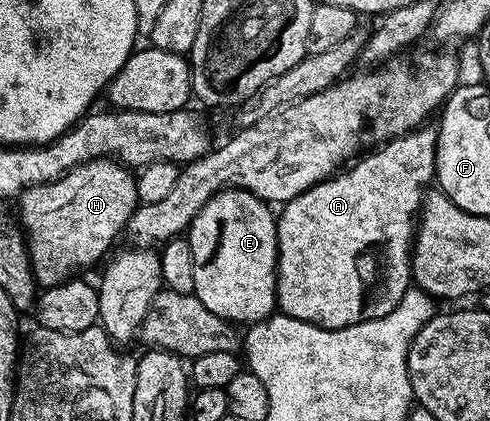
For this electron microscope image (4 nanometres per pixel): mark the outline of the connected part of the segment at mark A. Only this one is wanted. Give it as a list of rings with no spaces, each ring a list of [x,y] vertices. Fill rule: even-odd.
[[[420,126],[413,132],[407,132],[404,136],[396,136],[394,140],[388,140],[378,145],[377,150],[363,154],[368,154],[368,156],[360,155],[346,170],[340,171],[334,176],[328,176],[327,179],[313,185],[309,190],[297,194],[297,198],[282,205],[275,225],[279,239],[275,303],[282,315],[297,318],[301,322],[316,324],[319,328],[348,328],[373,318],[385,318],[385,314],[389,314],[389,310],[393,310],[401,302],[401,298],[413,284],[411,279],[411,249],[413,237],[417,232],[417,217],[423,206],[423,197],[429,188],[427,183],[432,183],[435,180],[435,137],[437,132],[434,127],[427,127]]]

